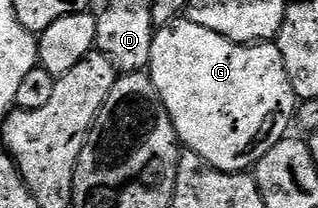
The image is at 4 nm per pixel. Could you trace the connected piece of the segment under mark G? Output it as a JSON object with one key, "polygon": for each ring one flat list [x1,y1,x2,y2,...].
{"polygon":[[179,17,166,27,159,27,155,30,152,41,152,57,148,68,150,80,156,85,156,93,160,93,160,101,164,101,164,109,168,109,172,125,178,134,178,142,185,150,196,153,204,161,208,161,210,167,215,167,217,171,233,171,235,173,246,173,253,169,260,157,272,149,272,145,279,143,281,139,287,138,286,131,296,119,296,96,292,89,292,81,288,81,288,69,284,69,284,57,280,53,277,42,267,41,264,43,233,43,220,33,212,33,212,29,204,29,196,25,192,20]]}

